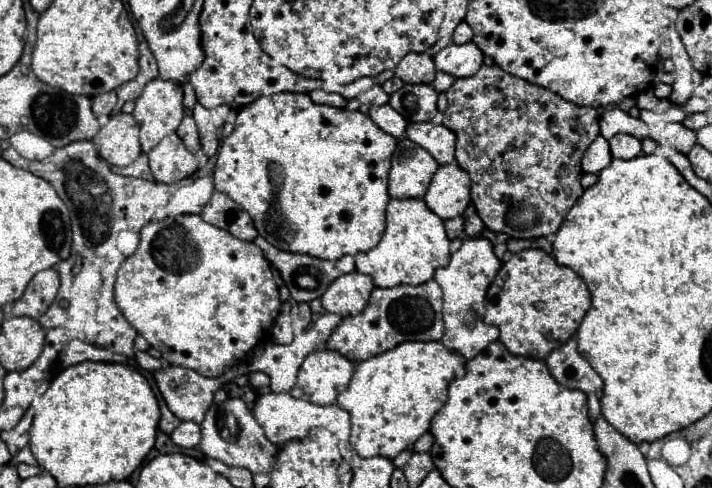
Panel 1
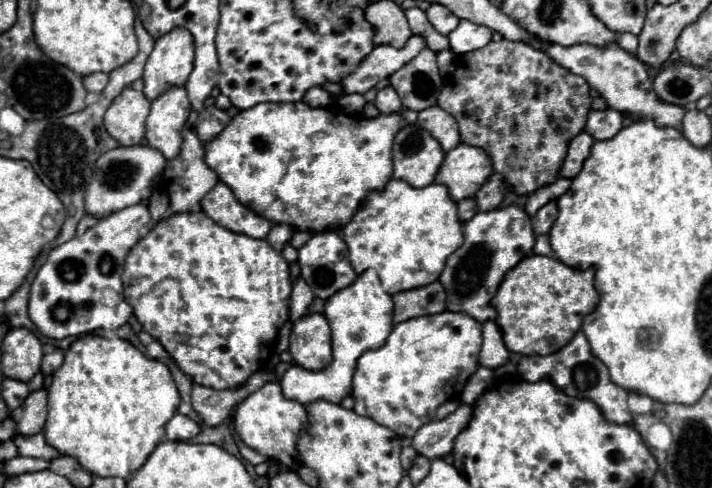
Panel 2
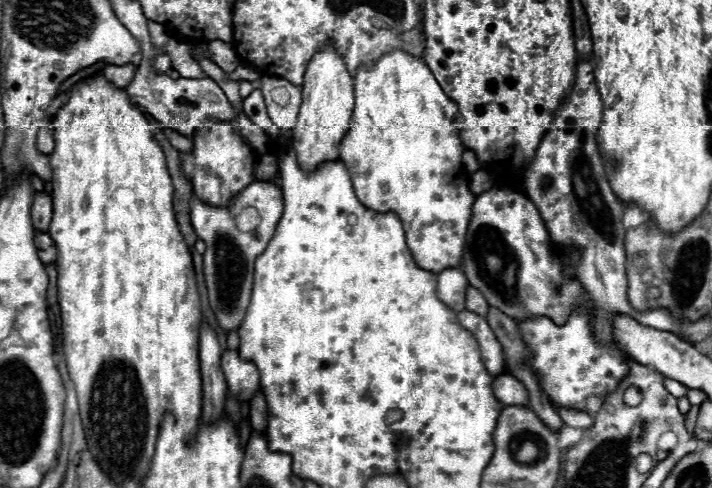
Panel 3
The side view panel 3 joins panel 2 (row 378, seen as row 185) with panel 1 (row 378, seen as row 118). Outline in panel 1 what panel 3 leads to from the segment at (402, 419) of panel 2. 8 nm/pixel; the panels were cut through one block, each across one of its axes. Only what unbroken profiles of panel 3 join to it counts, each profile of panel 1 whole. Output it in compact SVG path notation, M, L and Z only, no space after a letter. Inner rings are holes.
M402 342L396 348L356 364L350 386L338 396L338 406L352 416L348 450L360 458L384 456L394 460L402 450L412 448L420 434L430 428L432 416L448 398L452 378L464 374L464 358L442 346L442 342Z

